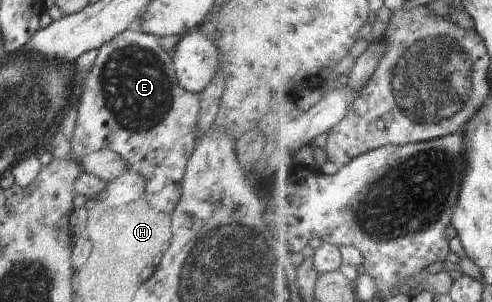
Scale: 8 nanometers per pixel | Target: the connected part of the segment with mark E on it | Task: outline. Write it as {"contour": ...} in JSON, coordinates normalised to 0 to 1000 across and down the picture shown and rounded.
{"contour":[[[256,96],[199,162],[199,182],[167,265],[169,305],[159,338],[157,394],[142,464],[146,503],[163,523],[199,497],[228,497],[256,536],[258,570],[276,570],[297,596],[301,675],[348,709],[366,662],[378,546],[396,493],[402,444],[402,364],[409,311],[390,311],[358,272],[350,189],[327,129]]]}

